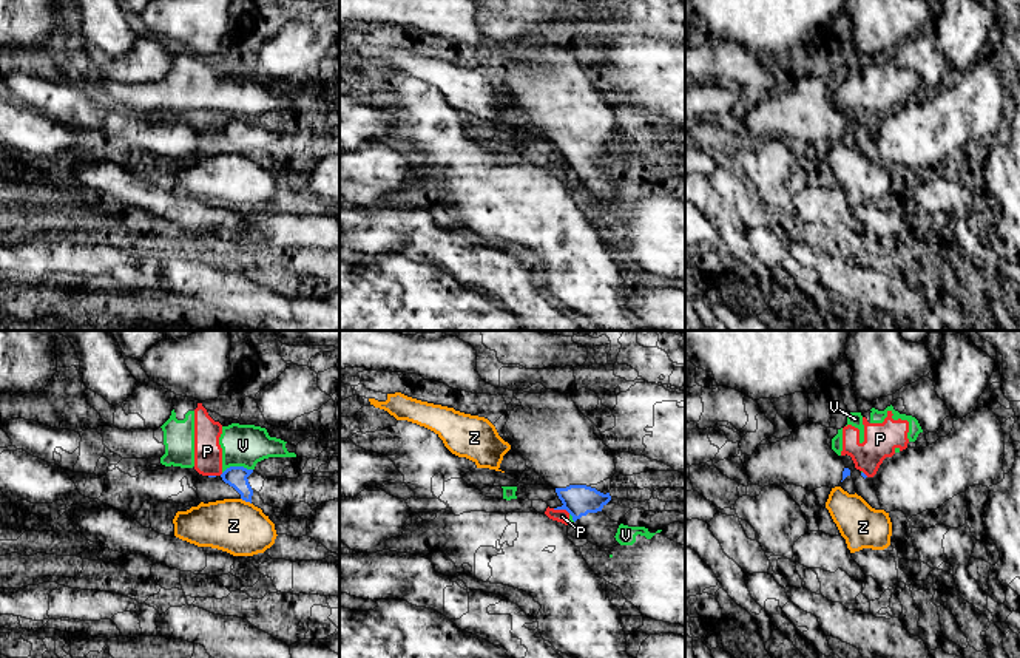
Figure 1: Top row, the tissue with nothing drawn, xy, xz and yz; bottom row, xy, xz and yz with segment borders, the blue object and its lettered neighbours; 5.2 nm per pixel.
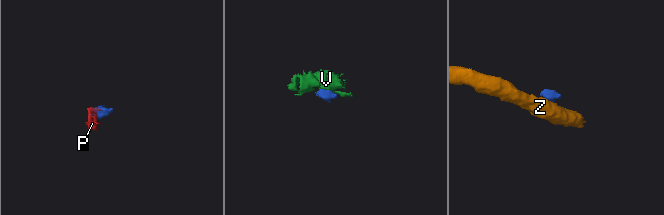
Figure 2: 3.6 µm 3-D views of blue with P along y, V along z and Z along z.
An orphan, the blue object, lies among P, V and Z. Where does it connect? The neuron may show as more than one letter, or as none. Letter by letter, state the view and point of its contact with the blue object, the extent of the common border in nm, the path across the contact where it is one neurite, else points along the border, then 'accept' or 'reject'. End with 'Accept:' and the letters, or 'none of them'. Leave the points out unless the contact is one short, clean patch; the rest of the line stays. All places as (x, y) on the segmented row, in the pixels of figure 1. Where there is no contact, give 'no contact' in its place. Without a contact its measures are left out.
P: contact xz (562, 508); length 100 nm; border xz (553, 508), (565, 508), (570, 513); reject
V: contact xy (236, 467); length 160 nm; border xy (252, 468), (229, 467), (222, 473); reject
Z: contact xy (246, 501); length 70 nm; border xy (241, 498), (250, 504); reject
Accept: none of them

